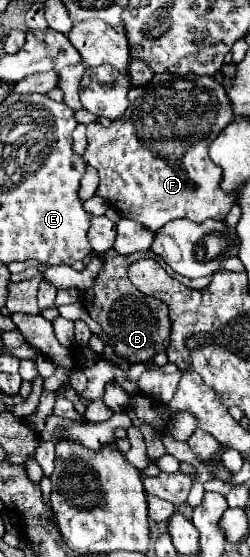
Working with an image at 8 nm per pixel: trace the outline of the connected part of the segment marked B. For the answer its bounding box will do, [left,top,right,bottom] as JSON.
[82,250,170,364]

